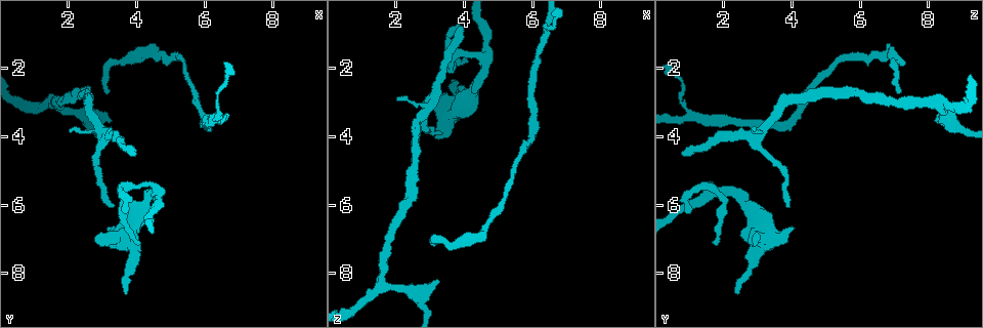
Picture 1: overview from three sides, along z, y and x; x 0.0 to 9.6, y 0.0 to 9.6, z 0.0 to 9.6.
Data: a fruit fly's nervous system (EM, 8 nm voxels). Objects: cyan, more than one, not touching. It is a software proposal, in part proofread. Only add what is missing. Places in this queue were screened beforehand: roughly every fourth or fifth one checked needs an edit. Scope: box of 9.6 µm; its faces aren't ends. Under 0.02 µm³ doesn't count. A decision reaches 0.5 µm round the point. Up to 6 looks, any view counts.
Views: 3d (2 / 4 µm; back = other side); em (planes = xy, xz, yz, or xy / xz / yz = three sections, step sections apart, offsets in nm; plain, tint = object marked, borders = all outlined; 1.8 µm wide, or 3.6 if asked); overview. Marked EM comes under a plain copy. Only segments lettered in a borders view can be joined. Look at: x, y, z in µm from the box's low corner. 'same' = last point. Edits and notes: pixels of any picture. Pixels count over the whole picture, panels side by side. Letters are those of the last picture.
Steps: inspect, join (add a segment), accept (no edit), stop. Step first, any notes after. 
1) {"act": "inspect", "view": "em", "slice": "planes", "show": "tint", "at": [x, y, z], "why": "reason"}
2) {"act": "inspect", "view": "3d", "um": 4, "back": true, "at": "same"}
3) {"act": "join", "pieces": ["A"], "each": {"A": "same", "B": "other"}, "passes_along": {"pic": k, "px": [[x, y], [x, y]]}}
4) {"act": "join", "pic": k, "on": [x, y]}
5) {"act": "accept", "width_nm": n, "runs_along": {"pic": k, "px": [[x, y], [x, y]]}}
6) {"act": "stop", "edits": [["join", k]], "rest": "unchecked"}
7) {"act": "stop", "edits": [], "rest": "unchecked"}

{"act": "inspect", "view": "em", "slice": "xy", "step": 16, "show": "borders", "at": [3.70, 8.60, 2.50], "why": "free end"}

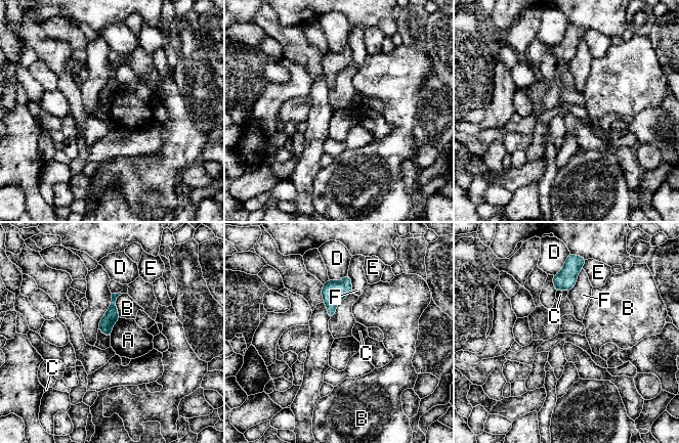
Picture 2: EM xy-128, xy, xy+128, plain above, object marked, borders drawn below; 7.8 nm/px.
{"act": "accept", "each": {"A": "other", "B": "other", "C": "other", "D": "other", "E": "other", "F": "other"}, "runs_along": {"pic": 2, "px": [[114, 296], [108, 333]]}, "found": "none of them fits"}

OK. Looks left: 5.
{"act": "inspect", "view": "3d", "um": 4, "at": [3.75, 6.20, 1.05], "why": "free end"}

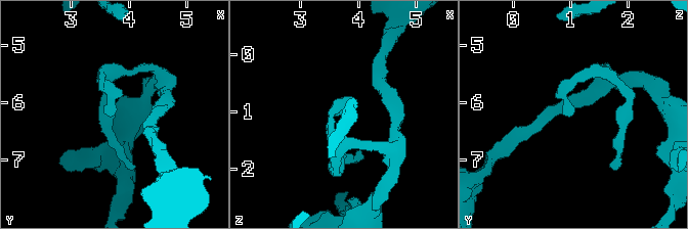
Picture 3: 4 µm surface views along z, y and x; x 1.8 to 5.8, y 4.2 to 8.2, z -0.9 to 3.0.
{"act": "inspect", "view": "em", "slice": "yz", "step": 16, "show": "tint", "at": [3.70, 6.20, 1.05], "why": "now the EM"}

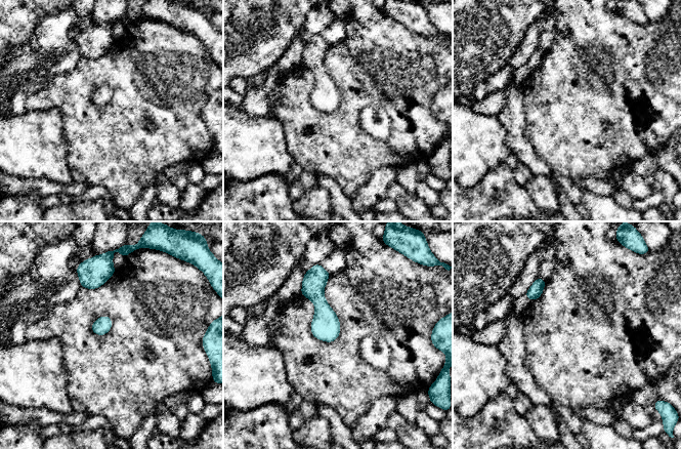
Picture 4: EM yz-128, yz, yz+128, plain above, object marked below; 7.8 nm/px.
{"act": "inspect", "view": "em", "slice": "yz", "step": 16, "show": "borders", "at": "same", "why": "see the neighbours"}

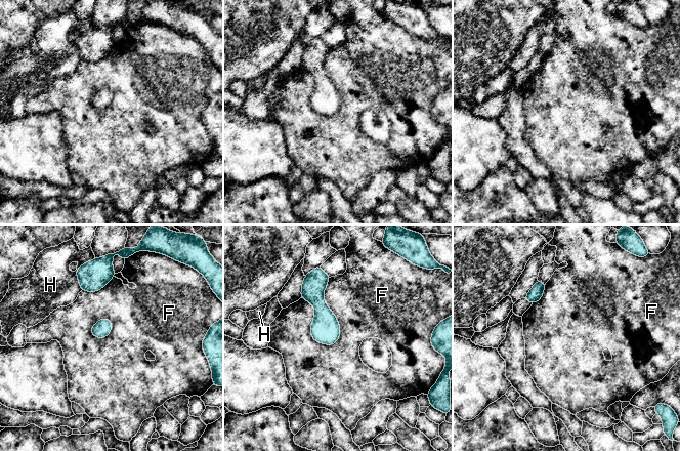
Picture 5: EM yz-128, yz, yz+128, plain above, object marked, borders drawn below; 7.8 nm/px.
{"act": "accept", "each": {"F": "other", "H": "other"}, "border": {"pic": 5, "px": [[331, 277], [327, 345]]}, "found": "none of them fits"}

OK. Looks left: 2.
{"act": "inspect", "view": "em", "slice": "planes", "show": "borders", "at": [3.95, 4.50, 0.80]}

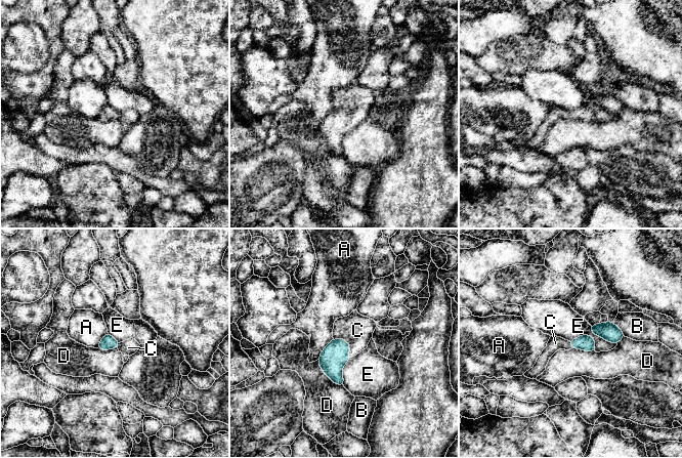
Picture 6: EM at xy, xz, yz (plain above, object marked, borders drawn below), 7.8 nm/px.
{"act": "join", "pieces": ["C"], "width_nm": 110, "each": {"A": "other", "B": "other", "C": "same", "D": "other", "E": "other"}, "passes_along": {"pic": 6, "px": [[334, 357], [347, 343], [357, 330]]}, "found": "it goes on there"}

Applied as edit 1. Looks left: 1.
{"act": "stop", "edits": [["join", 6]], "rest": "unchecked"}

